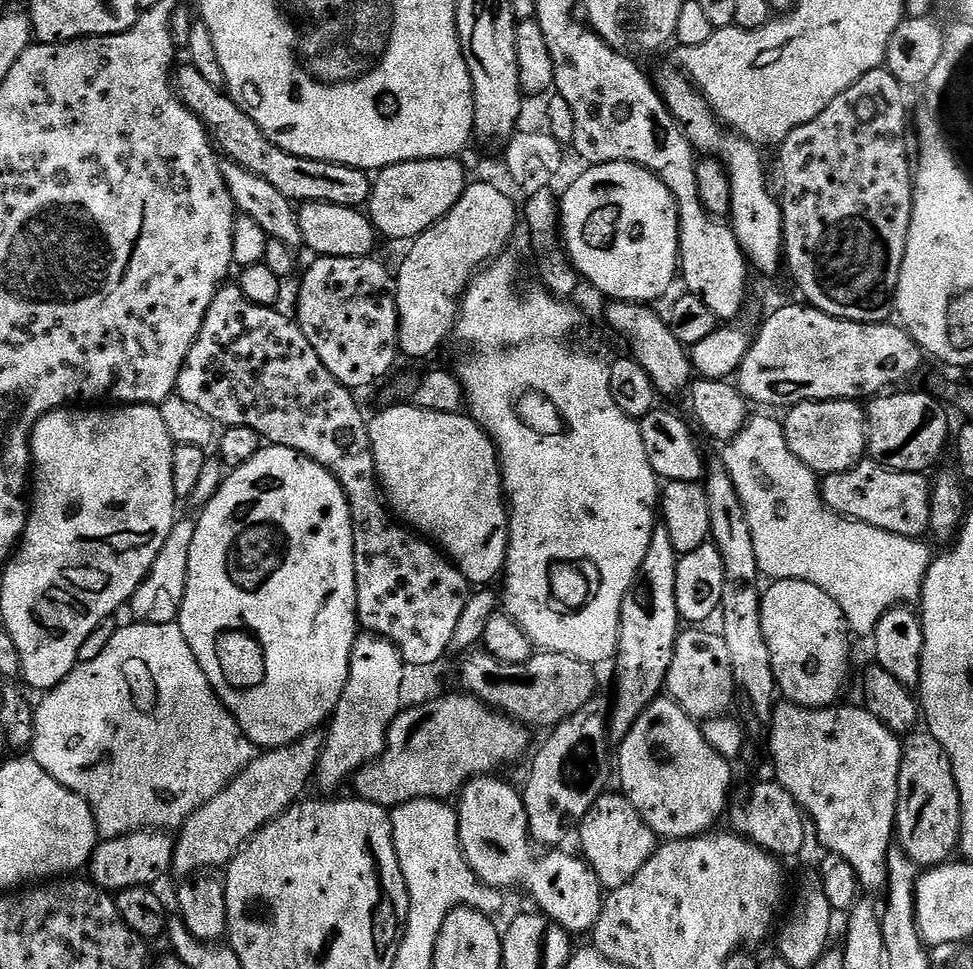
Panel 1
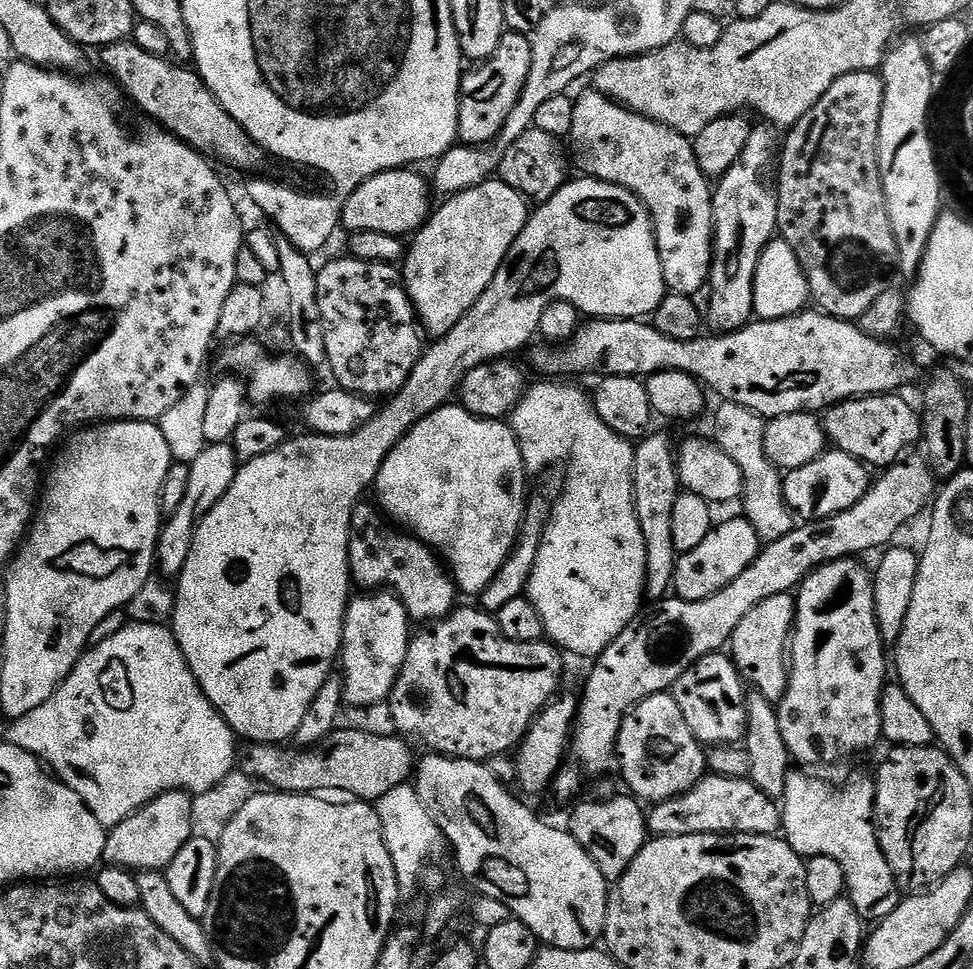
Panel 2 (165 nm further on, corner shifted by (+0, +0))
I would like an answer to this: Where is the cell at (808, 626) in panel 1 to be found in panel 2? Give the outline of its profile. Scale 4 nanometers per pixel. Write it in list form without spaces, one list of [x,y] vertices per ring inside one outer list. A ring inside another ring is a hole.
[[[774,594],[766,602],[758,602],[738,630],[734,630],[730,641],[732,663],[741,677],[755,691],[761,692],[770,703],[779,705],[780,699],[788,689],[788,670],[790,660],[786,653],[790,648],[790,633],[796,623],[796,602],[789,594]]]

